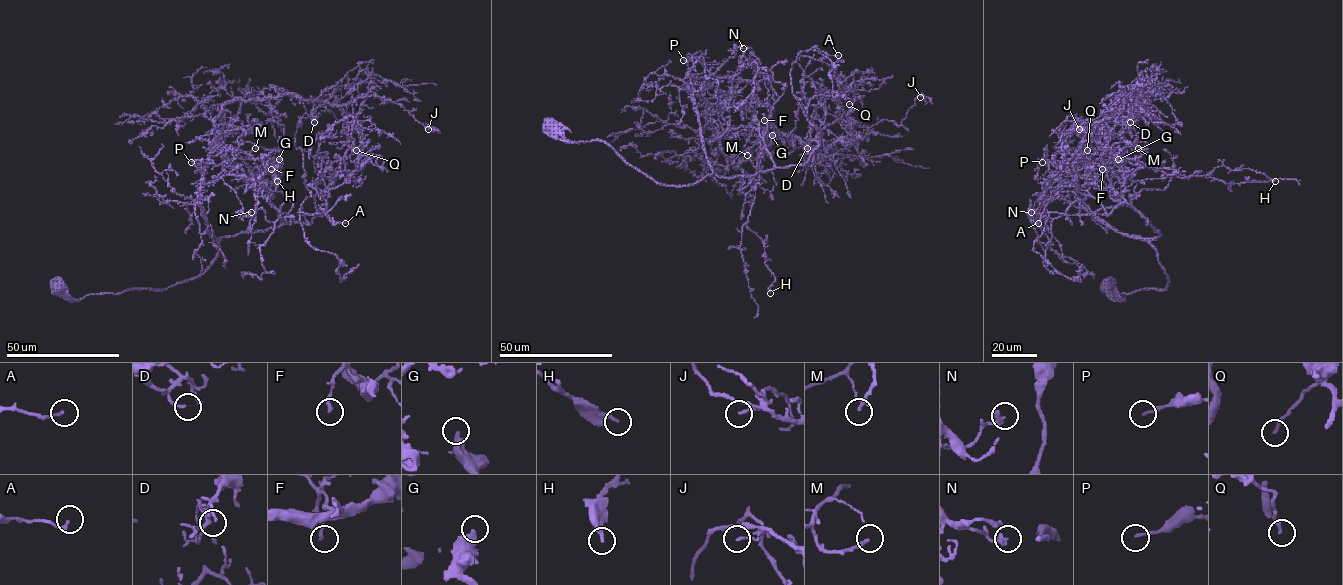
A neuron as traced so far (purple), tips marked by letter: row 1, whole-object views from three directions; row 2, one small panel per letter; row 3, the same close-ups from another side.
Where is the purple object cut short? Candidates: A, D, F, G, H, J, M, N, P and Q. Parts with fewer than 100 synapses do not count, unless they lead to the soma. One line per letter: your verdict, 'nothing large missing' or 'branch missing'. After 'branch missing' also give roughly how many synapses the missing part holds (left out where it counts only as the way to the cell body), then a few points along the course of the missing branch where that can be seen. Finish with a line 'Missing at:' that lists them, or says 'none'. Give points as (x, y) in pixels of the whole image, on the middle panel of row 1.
A: nothing large missing
D: nothing large missing
F: nothing large missing
G: nothing large missing
H: nothing large missing
J: nothing large missing
M: nothing large missing
N: nothing large missing
P: nothing large missing
Q: nothing large missing
Missing at: none

